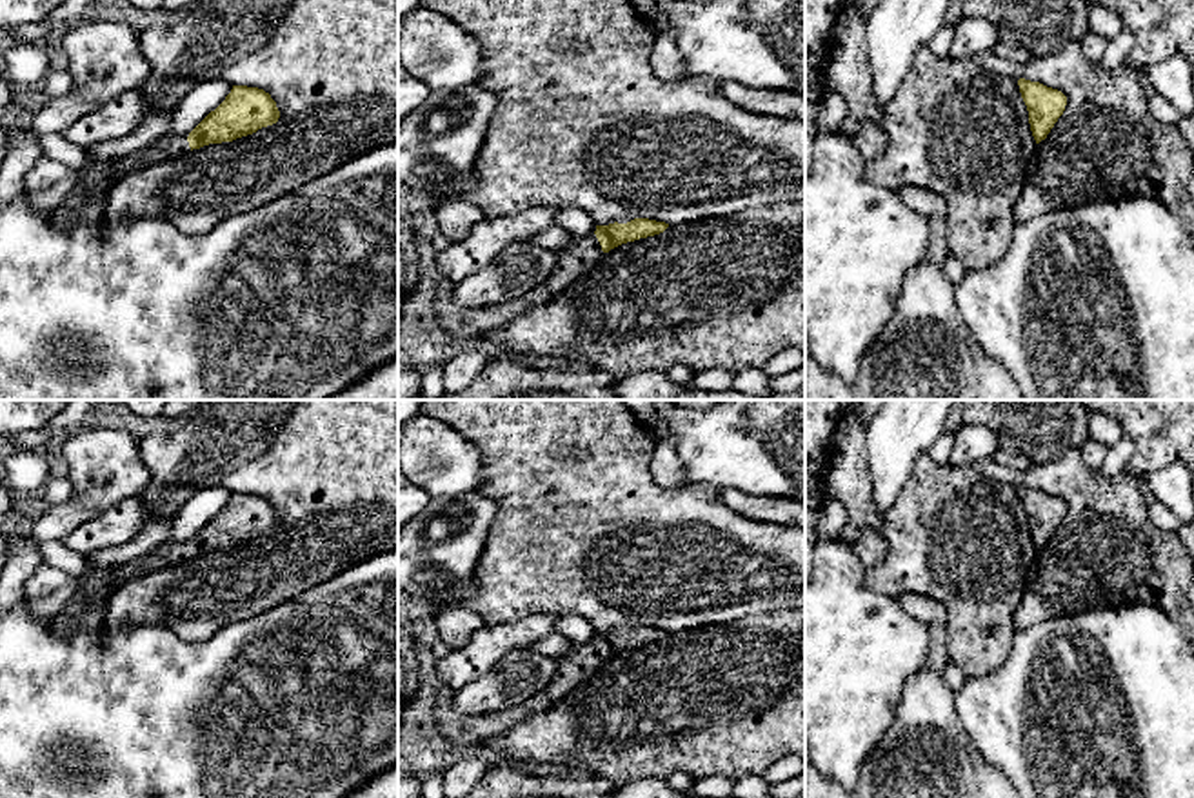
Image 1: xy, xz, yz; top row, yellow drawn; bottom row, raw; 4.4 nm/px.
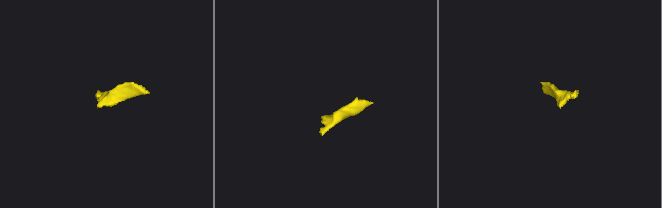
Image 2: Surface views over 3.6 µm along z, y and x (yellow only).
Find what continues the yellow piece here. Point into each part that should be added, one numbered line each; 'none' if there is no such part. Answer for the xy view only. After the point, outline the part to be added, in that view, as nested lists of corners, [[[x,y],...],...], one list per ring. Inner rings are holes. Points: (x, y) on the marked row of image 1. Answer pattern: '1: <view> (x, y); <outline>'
1: xy (80, 204); [[[189,135],[178,136],[162,136],[151,147],[144,149],[134,160],[131,158],[118,158],[114,162],[114,175],[107,187],[102,191],[89,193],[82,185],[75,185],[69,196],[62,202],[56,211],[58,224],[73,224],[75,220],[98,220],[105,213],[107,193],[116,184],[116,180],[129,171],[140,165],[151,165],[162,162],[165,158],[176,156],[180,153],[189,153]]]

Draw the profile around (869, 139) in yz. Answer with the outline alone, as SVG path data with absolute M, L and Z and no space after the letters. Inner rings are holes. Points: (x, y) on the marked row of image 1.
M871 120L860 122L851 140L867 160L885 147L885 133Z

